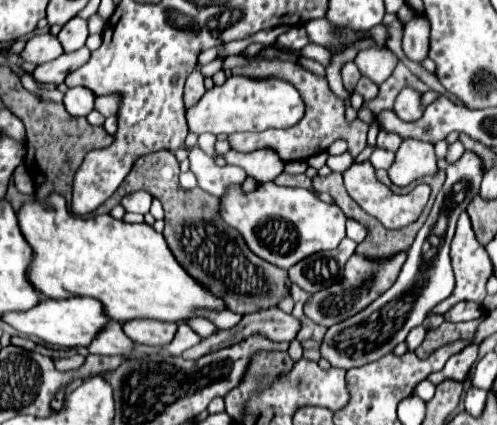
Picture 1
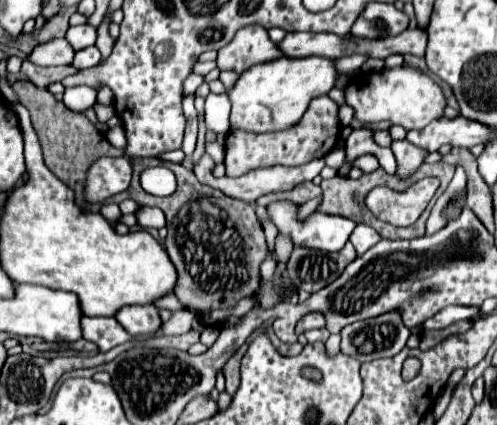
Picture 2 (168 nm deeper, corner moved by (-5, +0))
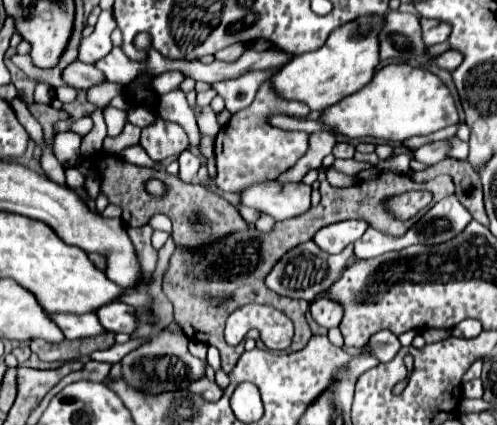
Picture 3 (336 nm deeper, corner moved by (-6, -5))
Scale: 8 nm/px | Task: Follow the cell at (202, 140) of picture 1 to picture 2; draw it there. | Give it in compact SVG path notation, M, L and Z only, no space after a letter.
M209 93L205 99L205 123L207 129L215 133L227 133L229 131L229 113L231 113L231 101L227 93L215 95Z

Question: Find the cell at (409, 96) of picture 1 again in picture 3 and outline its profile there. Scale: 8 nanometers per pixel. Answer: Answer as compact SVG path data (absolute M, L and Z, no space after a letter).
M388 64L366 84L362 90L342 98L336 106L330 106L322 122L336 128L338 134L348 138L374 136L390 142L402 142L410 136L428 136L436 130L458 122L458 112L450 90L426 68L410 64Z

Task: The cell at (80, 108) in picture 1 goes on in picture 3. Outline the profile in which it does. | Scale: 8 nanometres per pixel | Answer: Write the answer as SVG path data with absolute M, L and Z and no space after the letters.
M58 86L58 88L56 88L56 98L58 98L62 104L74 102L74 100L78 98L78 90L76 90L76 88L70 88L70 86Z

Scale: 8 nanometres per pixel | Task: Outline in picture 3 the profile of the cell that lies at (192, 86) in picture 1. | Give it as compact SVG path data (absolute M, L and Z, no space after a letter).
M184 150L184 152L180 154L178 162L180 162L180 174L178 174L178 176L180 176L184 182L194 182L194 180L196 180L196 172L198 172L198 168L200 168L198 158L196 158L190 150Z

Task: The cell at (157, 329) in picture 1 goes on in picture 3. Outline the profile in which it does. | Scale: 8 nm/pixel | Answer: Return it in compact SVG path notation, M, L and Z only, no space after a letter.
M112 302L110 306L104 306L100 308L98 312L98 318L100 318L100 324L108 330L108 332L122 332L122 334L128 334L132 336L138 328L138 312L124 304L124 302Z

